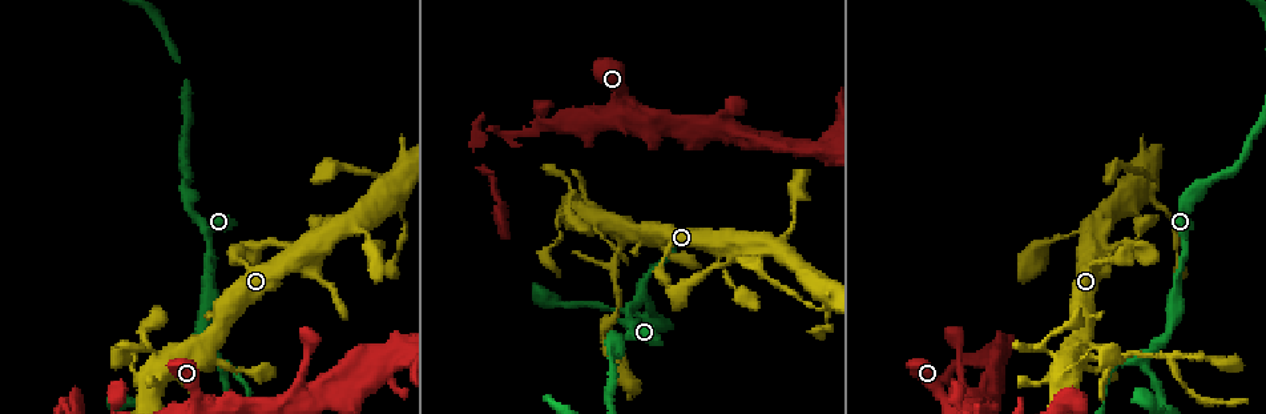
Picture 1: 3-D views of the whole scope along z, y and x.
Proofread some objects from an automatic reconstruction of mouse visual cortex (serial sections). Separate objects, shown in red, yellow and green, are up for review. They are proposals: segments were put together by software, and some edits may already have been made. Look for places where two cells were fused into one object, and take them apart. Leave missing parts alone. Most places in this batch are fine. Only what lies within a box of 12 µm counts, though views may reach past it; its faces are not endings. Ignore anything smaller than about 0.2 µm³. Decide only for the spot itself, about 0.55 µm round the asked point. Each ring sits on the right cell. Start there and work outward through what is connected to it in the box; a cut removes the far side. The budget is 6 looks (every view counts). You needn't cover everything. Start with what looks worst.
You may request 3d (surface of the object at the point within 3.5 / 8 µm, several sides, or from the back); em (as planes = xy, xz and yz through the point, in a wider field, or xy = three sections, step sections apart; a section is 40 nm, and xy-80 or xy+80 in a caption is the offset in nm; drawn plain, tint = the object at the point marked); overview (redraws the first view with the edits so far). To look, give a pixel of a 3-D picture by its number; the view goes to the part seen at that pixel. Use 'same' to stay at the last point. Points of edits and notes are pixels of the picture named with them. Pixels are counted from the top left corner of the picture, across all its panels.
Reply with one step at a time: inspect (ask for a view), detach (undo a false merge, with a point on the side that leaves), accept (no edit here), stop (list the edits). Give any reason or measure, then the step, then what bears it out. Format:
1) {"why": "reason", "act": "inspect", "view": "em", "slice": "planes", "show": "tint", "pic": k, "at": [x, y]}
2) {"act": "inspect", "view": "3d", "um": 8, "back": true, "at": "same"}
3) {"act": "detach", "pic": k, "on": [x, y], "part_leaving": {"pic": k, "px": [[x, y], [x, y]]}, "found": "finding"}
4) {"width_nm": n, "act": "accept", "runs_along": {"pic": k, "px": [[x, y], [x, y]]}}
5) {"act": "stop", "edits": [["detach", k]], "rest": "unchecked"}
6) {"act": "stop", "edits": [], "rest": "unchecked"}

{"why": "a fork", "act": "inspect", "view": "3d", "um": 3.5, "pic": 1, "at": [1148, 352]}

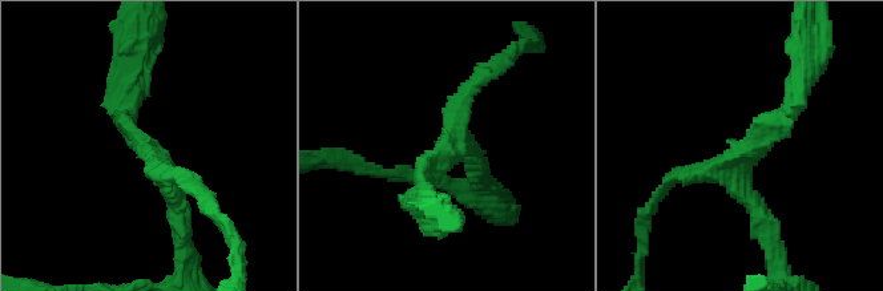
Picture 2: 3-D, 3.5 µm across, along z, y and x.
{"act": "inspect", "view": "em", "slice": "xy", "step": 3, "show": "tint", "pic": 2, "at": [749, 148]}

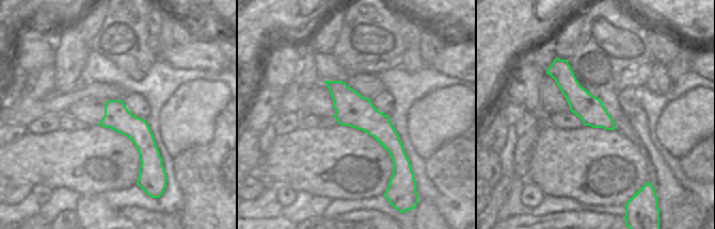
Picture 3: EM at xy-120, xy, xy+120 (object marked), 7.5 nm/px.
{"arms": 3, "act": "accept", "runs_along": {"pic": 2, "px": [[117, 92], [178, 219]]}, "found": "continuous, no second cell"}

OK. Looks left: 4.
{"why": "a fork", "act": "inspect", "view": "3d", "um": 8, "pic": 1, "at": [625, 238]}

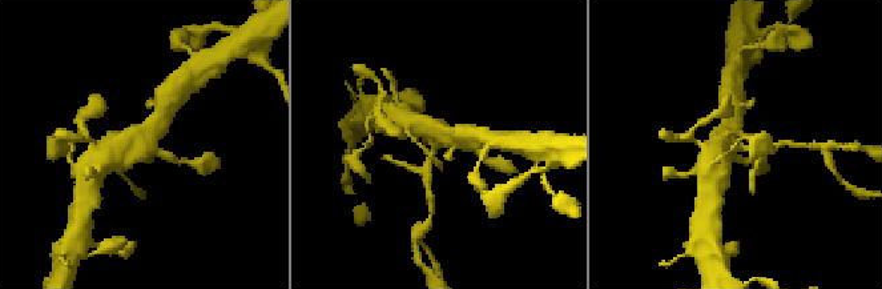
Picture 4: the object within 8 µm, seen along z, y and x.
{"why": "shape alone is not enough", "act": "inspect", "view": "em", "slice": "xy", "step": 3, "show": "tint", "pic": 4, "at": [737, 146]}

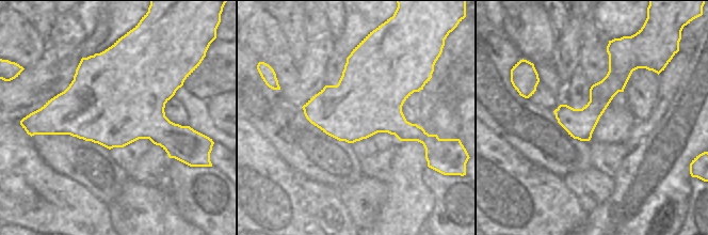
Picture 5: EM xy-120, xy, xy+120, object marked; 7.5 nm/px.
{"act": "detach", "pic": 4, "on": [430, 199], "found": "two cells meet here"}

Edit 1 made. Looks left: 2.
{"act": "stop", "edits": [["detach", 4]], "rest": "unchecked"}

